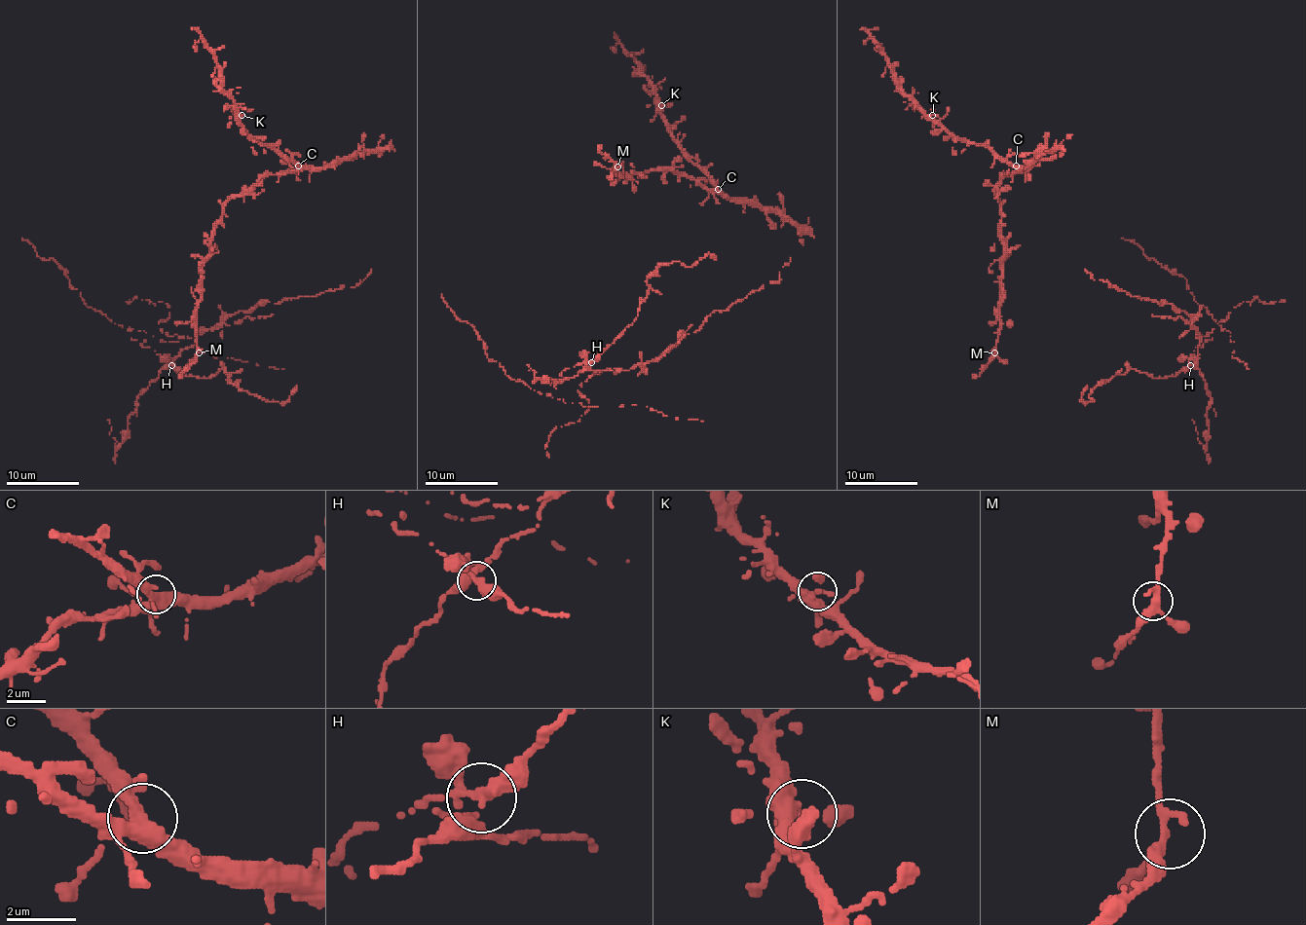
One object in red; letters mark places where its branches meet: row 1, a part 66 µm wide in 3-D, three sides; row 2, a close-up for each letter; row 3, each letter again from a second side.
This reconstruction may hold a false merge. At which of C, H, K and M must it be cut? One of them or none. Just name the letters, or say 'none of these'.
H

